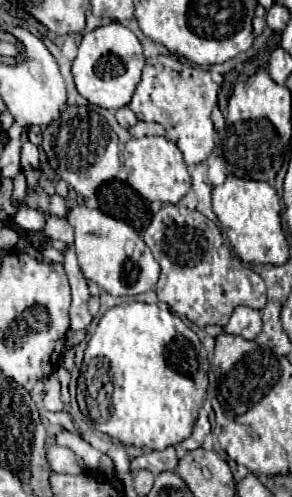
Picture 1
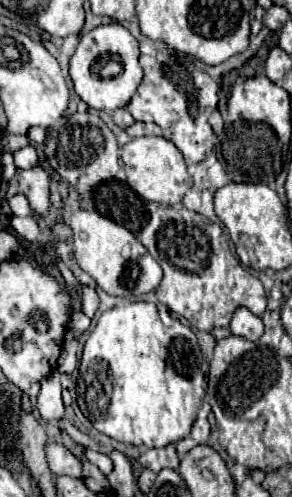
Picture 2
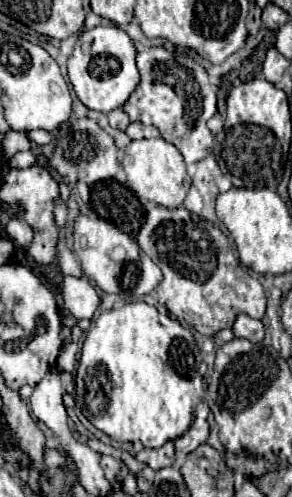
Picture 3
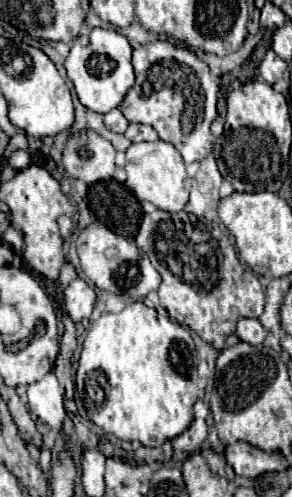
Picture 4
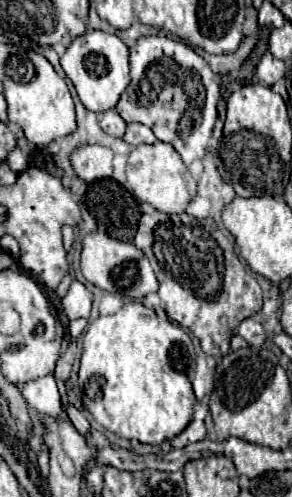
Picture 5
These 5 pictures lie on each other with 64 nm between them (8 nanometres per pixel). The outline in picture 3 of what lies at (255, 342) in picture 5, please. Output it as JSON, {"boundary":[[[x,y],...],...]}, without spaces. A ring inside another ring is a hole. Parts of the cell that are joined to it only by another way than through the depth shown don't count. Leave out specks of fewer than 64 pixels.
{"boundary":[[[240,314],[236,318],[232,332],[234,332],[236,338],[246,338],[252,344],[262,342],[262,338],[264,338],[264,326],[262,326],[262,322],[256,320],[256,318],[250,318],[248,314]]]}

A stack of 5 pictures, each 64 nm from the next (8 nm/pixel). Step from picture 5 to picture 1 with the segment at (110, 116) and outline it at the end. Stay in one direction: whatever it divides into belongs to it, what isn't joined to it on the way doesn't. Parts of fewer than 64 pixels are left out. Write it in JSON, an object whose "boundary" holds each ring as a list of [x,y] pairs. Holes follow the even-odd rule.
{"boundary":[[[120,108],[120,110],[116,110],[116,120],[118,120],[118,124],[124,126],[124,128],[130,128],[130,126],[134,126],[134,124],[138,122],[138,118],[134,116],[134,112],[132,112],[130,108]]]}

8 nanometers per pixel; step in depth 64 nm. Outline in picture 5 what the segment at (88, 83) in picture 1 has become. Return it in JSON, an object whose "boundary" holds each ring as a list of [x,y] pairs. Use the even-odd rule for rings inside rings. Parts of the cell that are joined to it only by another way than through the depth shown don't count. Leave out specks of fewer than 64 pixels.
{"boundary":[[[90,30],[66,48],[60,64],[66,76],[72,80],[80,102],[90,112],[106,112],[116,106],[120,94],[130,84],[130,68],[128,68],[128,46],[114,34],[106,34],[100,30]]]}

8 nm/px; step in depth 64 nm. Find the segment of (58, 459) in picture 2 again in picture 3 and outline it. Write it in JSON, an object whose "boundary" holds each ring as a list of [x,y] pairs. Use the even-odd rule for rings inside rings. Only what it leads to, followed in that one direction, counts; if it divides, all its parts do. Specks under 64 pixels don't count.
{"boundary":[[[46,448],[46,452],[44,452],[44,462],[48,468],[50,466],[66,466],[66,458],[62,454],[58,454],[58,450],[50,450],[50,448]]]}

